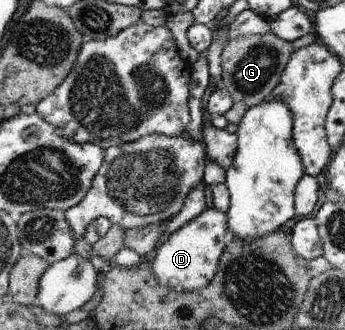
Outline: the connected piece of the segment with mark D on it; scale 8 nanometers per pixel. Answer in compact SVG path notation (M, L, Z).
M208 208L203 214L176 230L152 254L151 270L156 281L161 282L162 286L173 288L179 292L205 288L217 274L217 266L219 266L219 258L221 258L223 250L233 240L233 236L228 231L227 220L226 213Z

